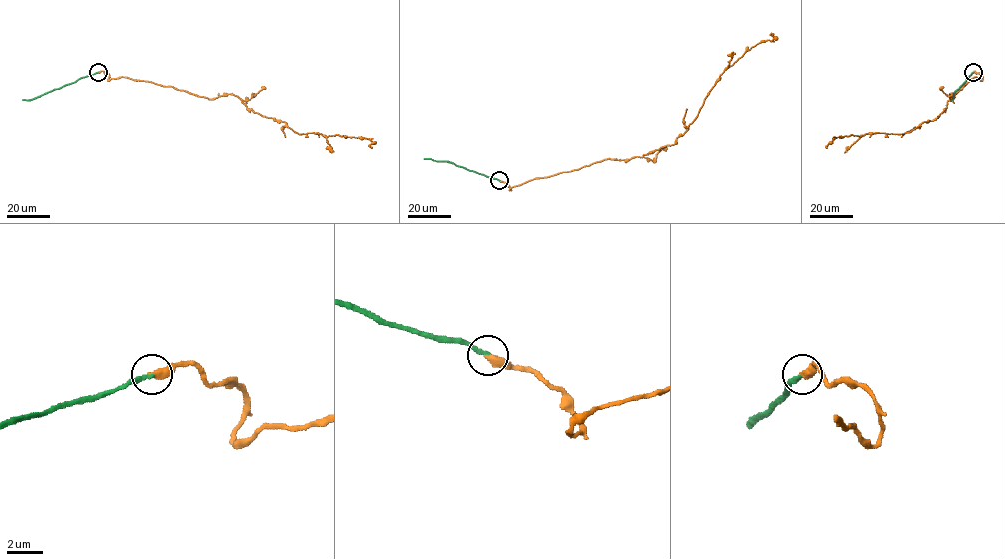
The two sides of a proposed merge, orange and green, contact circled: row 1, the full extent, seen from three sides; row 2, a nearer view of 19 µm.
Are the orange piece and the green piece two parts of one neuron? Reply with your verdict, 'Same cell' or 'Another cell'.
Same cell

